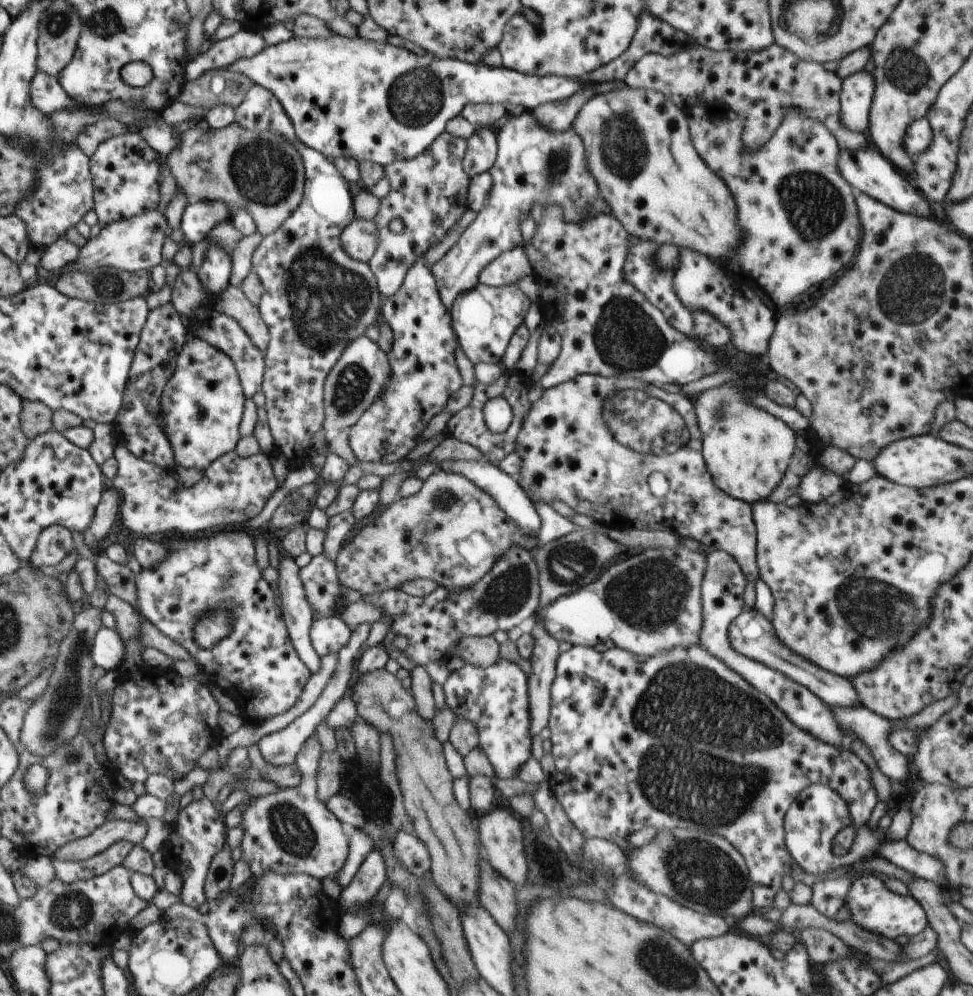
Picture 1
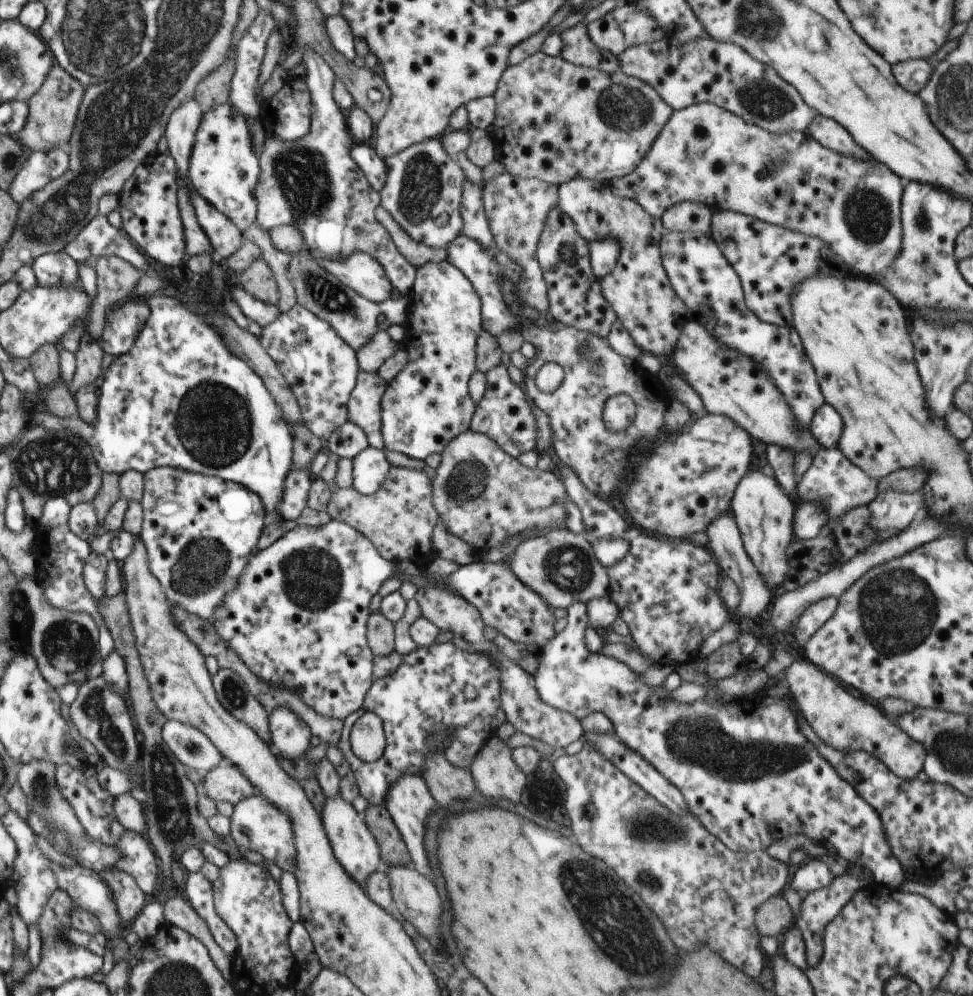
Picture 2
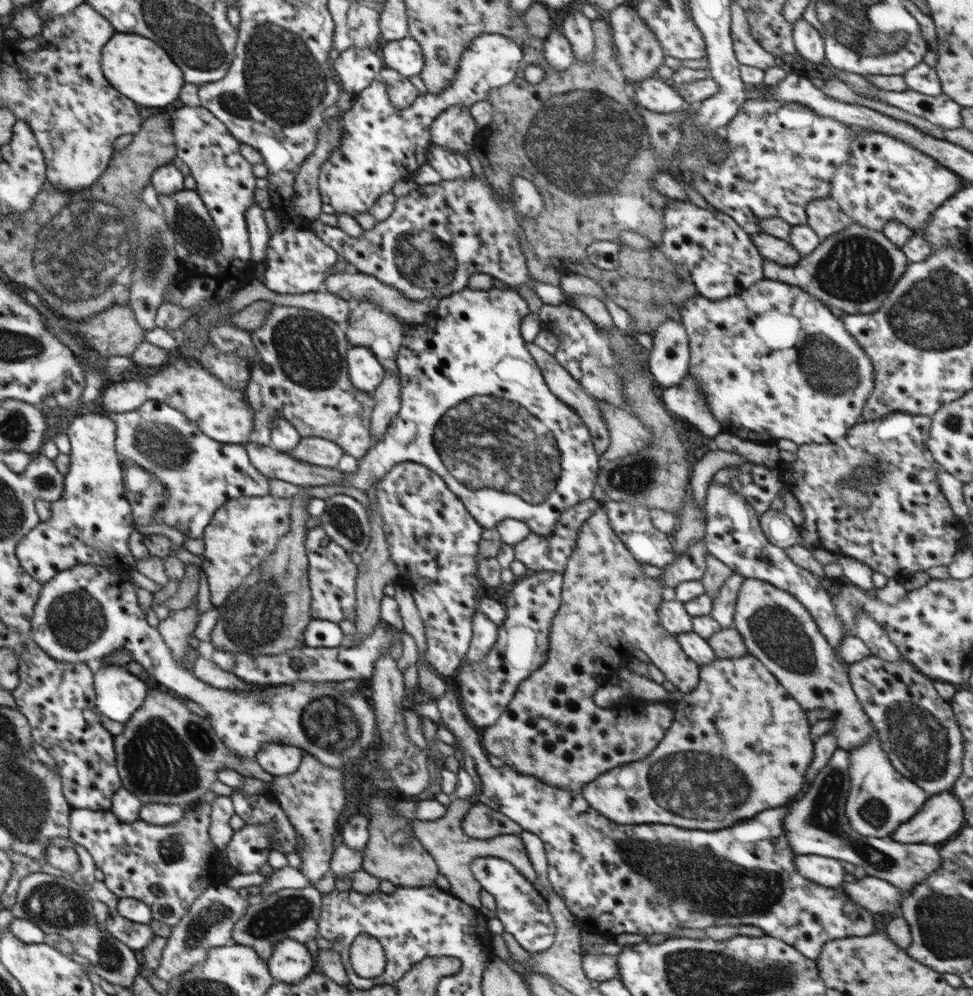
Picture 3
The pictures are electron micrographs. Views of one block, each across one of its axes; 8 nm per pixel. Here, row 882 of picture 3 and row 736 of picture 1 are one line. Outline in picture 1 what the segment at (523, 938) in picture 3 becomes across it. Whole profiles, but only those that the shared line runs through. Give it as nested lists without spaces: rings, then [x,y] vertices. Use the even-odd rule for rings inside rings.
[[[500,657],[495,663],[487,667],[466,663],[464,667],[451,672],[446,682],[442,685],[445,694],[445,704],[455,712],[456,716],[464,716],[464,718],[471,720],[478,729],[478,747],[481,748],[481,751],[492,763],[495,776],[498,779],[508,780],[516,778],[523,764],[532,758],[528,679],[528,676],[520,669],[518,664]]]

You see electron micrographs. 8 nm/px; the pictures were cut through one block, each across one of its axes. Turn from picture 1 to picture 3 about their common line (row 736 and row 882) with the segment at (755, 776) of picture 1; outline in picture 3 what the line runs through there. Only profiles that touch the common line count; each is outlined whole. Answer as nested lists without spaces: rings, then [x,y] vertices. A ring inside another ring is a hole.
[[[445,678],[447,684],[446,692],[436,700],[436,704],[440,714],[442,715],[443,726],[445,726],[457,739],[456,748],[460,748],[460,751],[464,754],[472,756],[475,762],[475,769],[480,780],[482,781],[482,793],[479,796],[479,801],[482,804],[488,805],[490,808],[501,812],[506,815],[510,820],[513,820],[516,824],[519,824],[523,830],[528,830],[532,834],[536,834],[540,840],[544,843],[545,853],[547,860],[549,861],[549,881],[552,884],[552,888],[556,891],[565,902],[565,905],[569,908],[569,911],[574,915],[578,927],[585,931],[588,930],[588,926],[592,925],[599,931],[612,932],[612,934],[622,934],[628,932],[628,934],[642,934],[648,936],[651,934],[666,934],[672,933],[678,928],[708,928],[708,926],[720,926],[720,924],[754,924],[761,928],[766,935],[779,938],[798,950],[806,958],[811,960],[818,959],[818,955],[822,950],[822,947],[831,940],[848,938],[848,937],[861,937],[868,936],[874,932],[874,915],[873,912],[867,911],[866,908],[856,904],[844,891],[842,886],[836,888],[828,888],[820,886],[818,883],[808,880],[805,876],[802,876],[795,867],[795,857],[798,854],[790,848],[786,831],[783,825],[784,817],[791,809],[793,802],[795,802],[802,793],[808,789],[808,786],[816,778],[816,775],[824,768],[824,766],[830,761],[834,751],[838,749],[838,745],[835,736],[831,732],[826,732],[820,738],[813,741],[814,745],[814,760],[810,764],[810,768],[807,769],[805,774],[805,783],[800,793],[794,795],[784,806],[776,807],[759,812],[754,818],[744,820],[732,828],[722,828],[722,830],[716,830],[716,832],[704,832],[704,830],[688,830],[688,828],[678,828],[677,826],[666,826],[666,824],[638,824],[638,826],[620,826],[620,824],[608,820],[602,813],[594,810],[588,801],[580,793],[576,791],[565,791],[561,788],[550,785],[549,783],[543,783],[538,777],[532,775],[525,775],[519,772],[514,772],[512,768],[508,766],[500,766],[500,768],[494,768],[488,760],[488,754],[486,750],[482,748],[481,735],[482,730],[480,728],[474,728],[470,722],[468,722],[467,716],[464,714],[461,707],[460,696],[457,692],[457,686],[454,684],[453,678]]]

